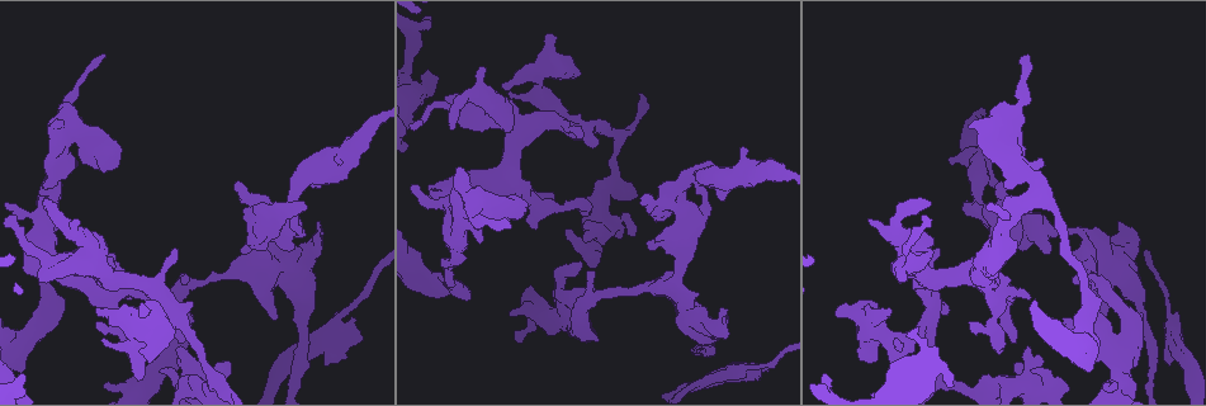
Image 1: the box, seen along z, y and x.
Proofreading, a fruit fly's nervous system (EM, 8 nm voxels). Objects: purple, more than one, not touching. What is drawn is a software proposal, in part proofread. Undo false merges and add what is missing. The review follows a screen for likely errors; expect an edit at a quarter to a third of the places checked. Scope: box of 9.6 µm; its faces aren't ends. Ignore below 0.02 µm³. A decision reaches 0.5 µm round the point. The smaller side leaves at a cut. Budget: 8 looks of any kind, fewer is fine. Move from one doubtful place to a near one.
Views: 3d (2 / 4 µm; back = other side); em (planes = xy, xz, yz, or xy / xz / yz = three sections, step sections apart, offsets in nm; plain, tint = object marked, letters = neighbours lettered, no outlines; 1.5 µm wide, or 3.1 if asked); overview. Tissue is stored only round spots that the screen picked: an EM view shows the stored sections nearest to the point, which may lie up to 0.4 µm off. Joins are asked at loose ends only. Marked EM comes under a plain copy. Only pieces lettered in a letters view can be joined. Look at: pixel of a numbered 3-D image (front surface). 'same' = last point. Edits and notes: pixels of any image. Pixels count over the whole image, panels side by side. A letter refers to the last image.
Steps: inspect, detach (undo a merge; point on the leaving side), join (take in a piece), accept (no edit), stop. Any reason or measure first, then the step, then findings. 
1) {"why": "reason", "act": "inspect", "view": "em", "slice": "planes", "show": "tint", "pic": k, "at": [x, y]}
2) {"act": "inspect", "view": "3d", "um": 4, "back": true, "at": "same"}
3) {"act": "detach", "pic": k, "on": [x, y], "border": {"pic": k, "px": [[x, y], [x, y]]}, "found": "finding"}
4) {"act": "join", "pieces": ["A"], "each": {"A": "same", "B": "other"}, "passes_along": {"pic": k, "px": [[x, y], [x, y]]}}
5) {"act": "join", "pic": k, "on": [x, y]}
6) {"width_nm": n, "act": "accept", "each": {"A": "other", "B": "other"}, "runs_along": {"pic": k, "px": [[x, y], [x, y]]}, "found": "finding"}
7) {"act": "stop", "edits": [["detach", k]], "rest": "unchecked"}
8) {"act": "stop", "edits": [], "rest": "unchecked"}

{"why": "an open end", "act": "inspect", "view": "3d", "um": 4, "pic": 1, "at": [484, 69]}

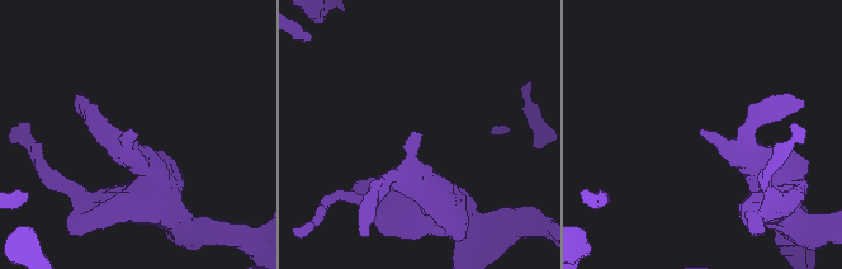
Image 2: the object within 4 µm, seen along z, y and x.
{"why": "shape alone is not enough", "act": "inspect", "view": "em", "slice": "planes", "show": "letters", "pic": 2, "at": [130, 130]}

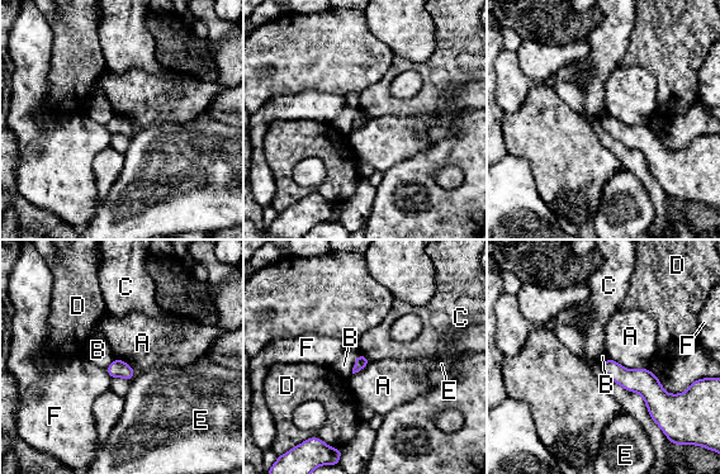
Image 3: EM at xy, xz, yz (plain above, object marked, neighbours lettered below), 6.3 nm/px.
{"act": "accept", "each": {"A": "other", "B": "other", "C": "other", "D": "other", "E": "other", "F": "other"}, "runs_along": {"pic": 3, "px": [[604, 365], [673, 401]]}, "found": "none of them fits"}

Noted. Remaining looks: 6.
{"why": "free end", "act": "inspect", "view": "3d", "um": 4, "pic": 1, "at": [140, 378]}

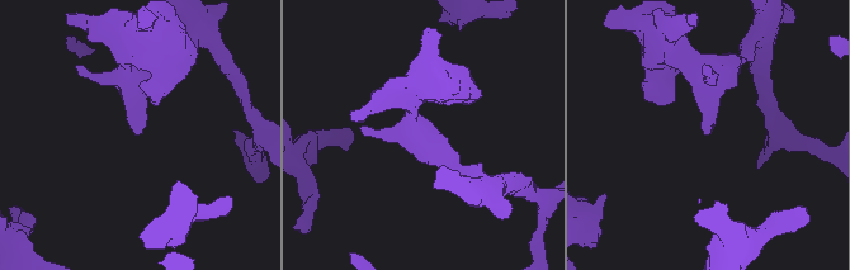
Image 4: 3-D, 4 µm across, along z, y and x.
{"act": "inspect", "view": "em", "slice": "planes", "show": "letters", "pic": 4, "at": [140, 129]}

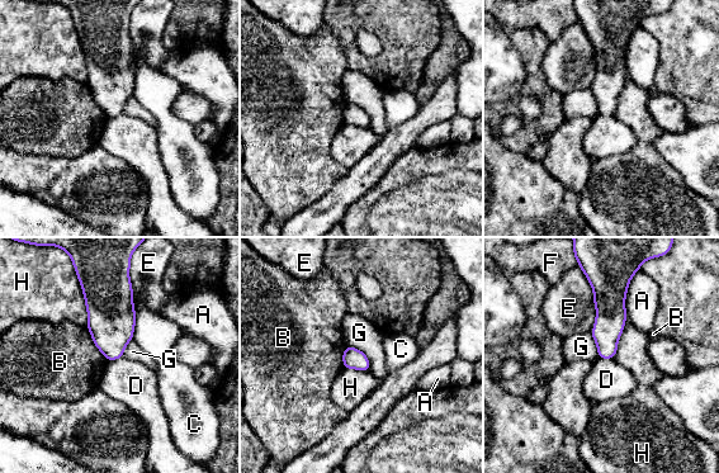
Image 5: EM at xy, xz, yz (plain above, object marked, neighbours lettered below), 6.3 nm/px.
{"longest_contact_nm": ["E", 440], "act": "accept", "each": {"A": "other", "B": "other", "C": "other", "D": "other", "E": "other", "F": "other", "G": "other", "H": "other"}, "border": {"pic": 5, "px": [[346, 345], [358, 348], [370, 369]]}, "found": "no lettered piece goes on from it"}

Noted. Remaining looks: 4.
{"why": "an open end", "act": "inspect", "view": "em", "slice": "yz", "step": 4, "show": "letters", "pic": 1, "at": [834, 313]}

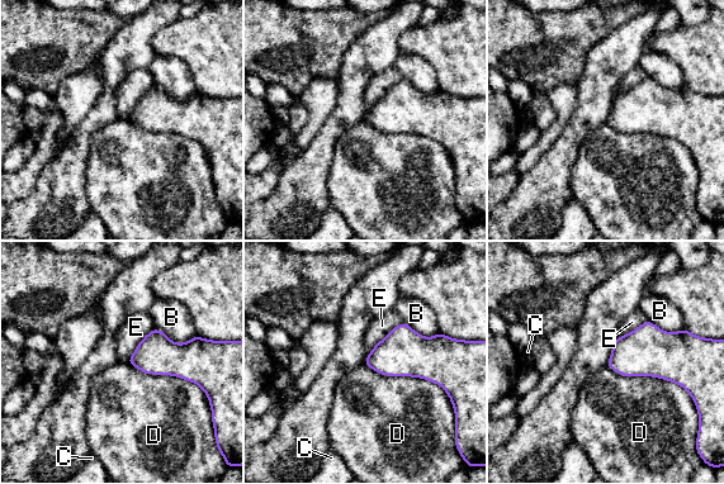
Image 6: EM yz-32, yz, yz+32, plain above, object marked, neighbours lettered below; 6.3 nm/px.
{"act": "accept", "each": {"B": "other", "C": "other", "D": "other", "E": "other"}, "border": {"pic": 6, "px": [[364, 362], [448, 394]]}, "found": "none of them fits"}

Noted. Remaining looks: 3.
{"act": "stop", "edits": [], "rest": "unchecked"}

